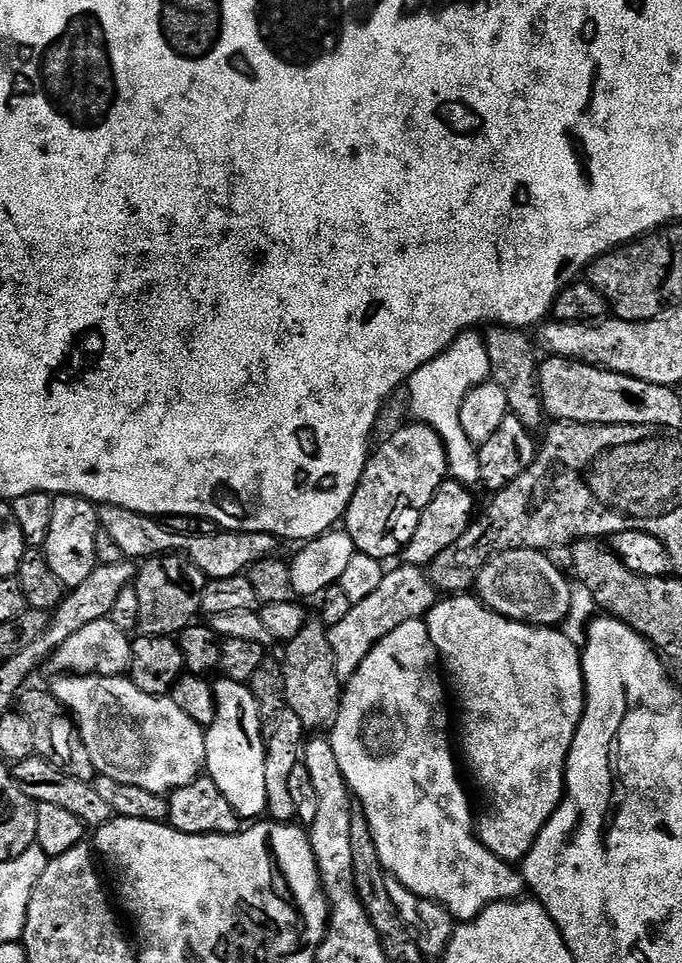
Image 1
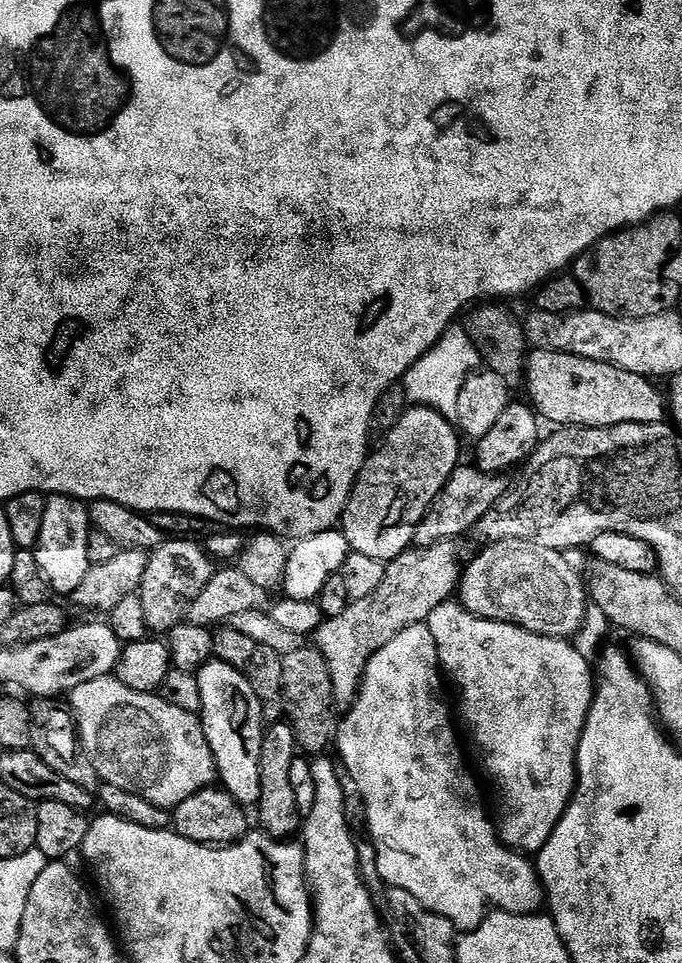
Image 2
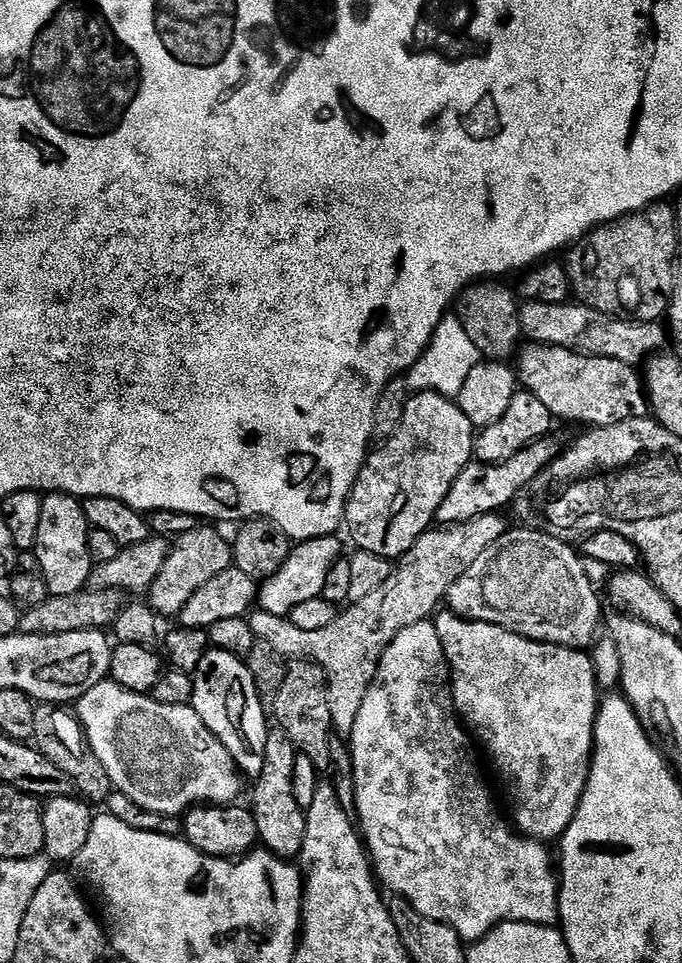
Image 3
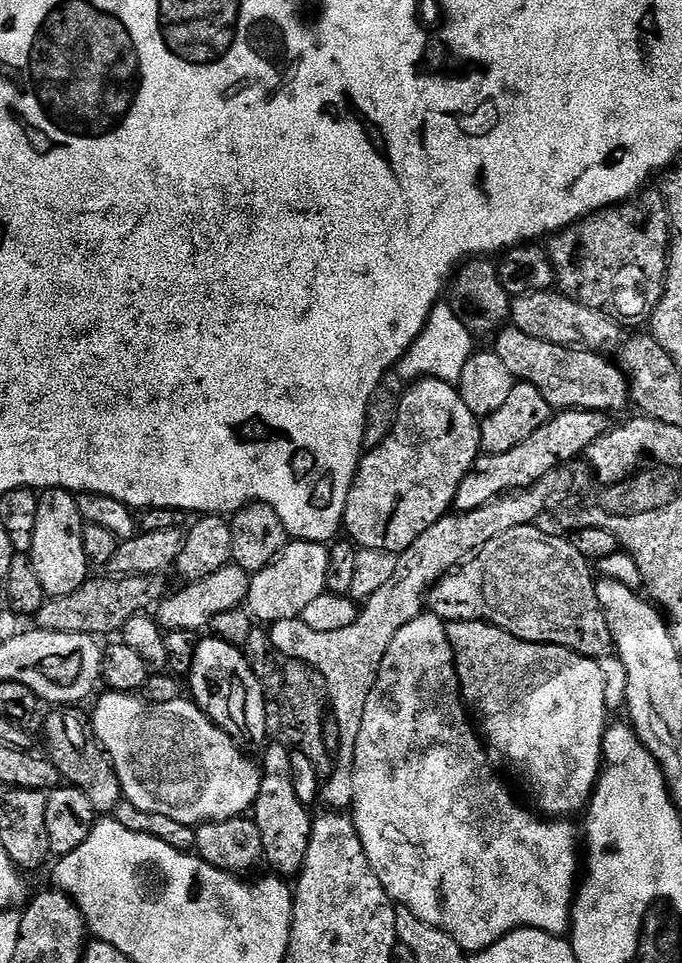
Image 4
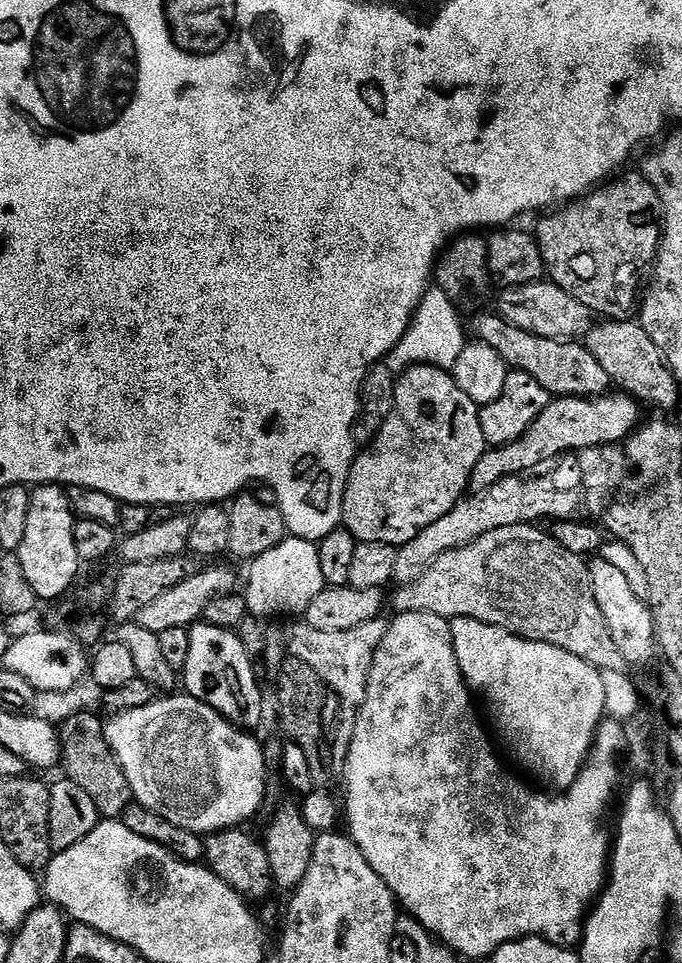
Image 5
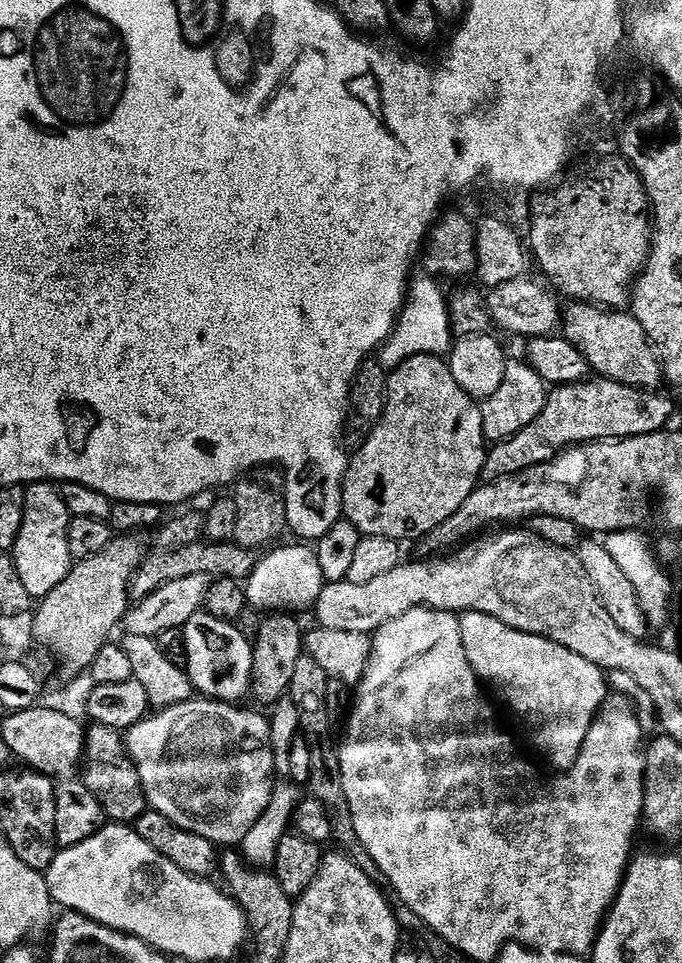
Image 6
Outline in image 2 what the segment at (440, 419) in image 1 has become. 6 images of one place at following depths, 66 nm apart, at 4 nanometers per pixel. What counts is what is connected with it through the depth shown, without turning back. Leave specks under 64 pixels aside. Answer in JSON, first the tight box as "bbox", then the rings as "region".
{"bbox":[402,326,482,418],"region":[[[453,326],[437,342],[435,348],[418,361],[404,375],[402,387],[409,401],[421,408],[433,408],[449,418],[458,410],[458,394],[466,386],[466,378],[481,367],[482,361],[467,327]]]}

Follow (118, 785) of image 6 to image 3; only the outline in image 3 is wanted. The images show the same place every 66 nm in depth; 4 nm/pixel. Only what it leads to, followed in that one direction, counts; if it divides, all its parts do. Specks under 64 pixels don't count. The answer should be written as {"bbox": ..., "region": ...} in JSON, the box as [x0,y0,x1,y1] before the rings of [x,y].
{"bbox":[34,703,114,806],"region":[[[47,703],[36,704],[34,747],[46,758],[50,758],[54,766],[58,766],[58,770],[72,777],[75,791],[83,799],[99,806],[112,795],[114,789],[110,782],[110,774],[106,774],[102,762],[98,762],[98,758],[92,752],[92,747],[88,744],[88,737],[84,734],[83,726],[67,707]]]}

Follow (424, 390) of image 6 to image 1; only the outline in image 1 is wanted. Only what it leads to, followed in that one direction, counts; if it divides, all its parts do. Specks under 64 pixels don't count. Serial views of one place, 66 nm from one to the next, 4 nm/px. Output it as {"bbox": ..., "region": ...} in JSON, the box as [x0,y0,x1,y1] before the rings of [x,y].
{"bbox":[342,422,450,562],"region":[[[409,422],[402,430],[398,430],[398,434],[379,446],[381,448],[377,452],[375,449],[368,457],[368,464],[348,503],[342,524],[354,542],[356,551],[388,562],[391,556],[399,557],[402,552],[402,540],[392,536],[392,523],[407,508],[425,508],[445,480],[449,479],[450,473],[444,439],[428,424]]]}

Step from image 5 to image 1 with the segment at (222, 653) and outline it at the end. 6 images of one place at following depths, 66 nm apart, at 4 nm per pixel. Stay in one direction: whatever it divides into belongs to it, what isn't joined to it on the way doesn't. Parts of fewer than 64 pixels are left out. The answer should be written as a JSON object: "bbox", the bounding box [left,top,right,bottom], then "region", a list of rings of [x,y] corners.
{"bbox":[205,678,268,822],"region":[[[227,678],[217,679],[214,684],[214,698],[216,699],[216,720],[205,731],[206,754],[208,763],[206,775],[226,794],[226,802],[236,813],[241,821],[252,822],[263,817],[268,810],[266,798],[266,728],[263,728],[262,717],[258,710],[258,702],[254,698],[251,687],[242,682],[234,682]]]}

